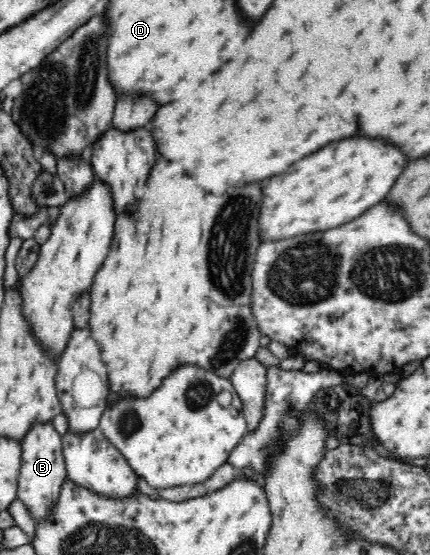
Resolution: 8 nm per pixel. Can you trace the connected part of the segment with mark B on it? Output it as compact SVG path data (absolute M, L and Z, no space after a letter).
M52 422L35 423L21 441L23 453L16 497L26 505L34 521L47 521L47 517L53 511L53 505L61 495L61 485L68 477L61 437L62 435L52 426Z

